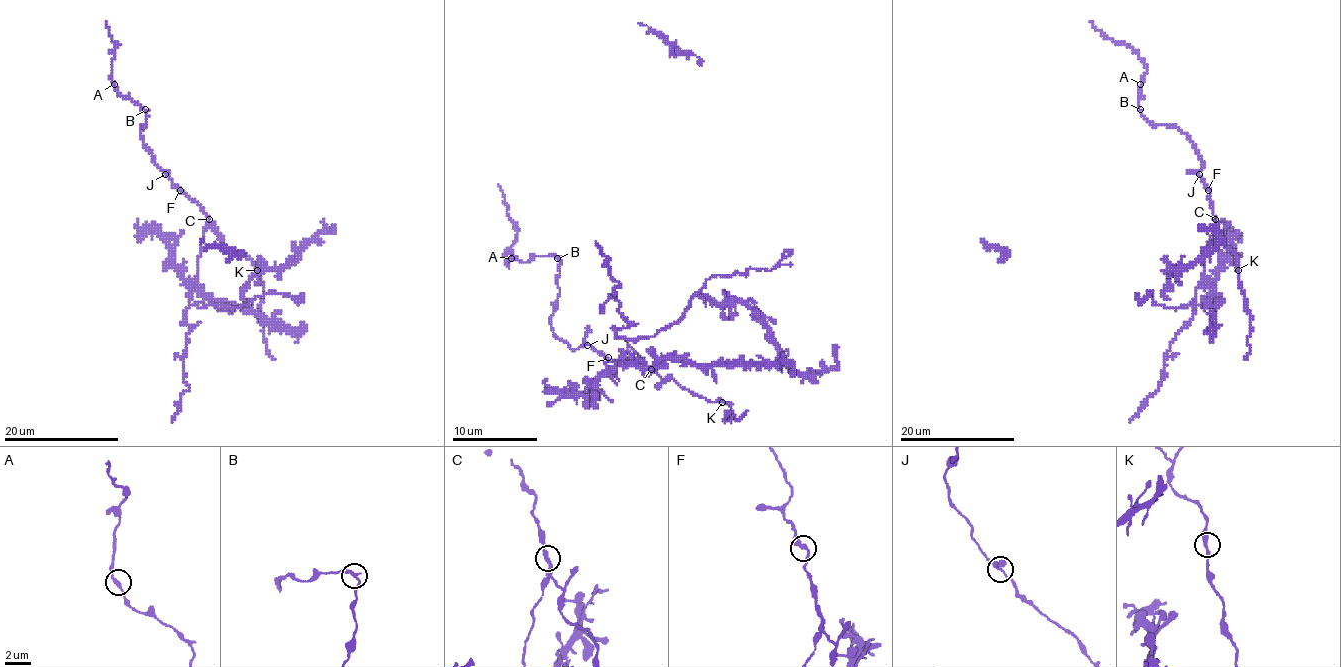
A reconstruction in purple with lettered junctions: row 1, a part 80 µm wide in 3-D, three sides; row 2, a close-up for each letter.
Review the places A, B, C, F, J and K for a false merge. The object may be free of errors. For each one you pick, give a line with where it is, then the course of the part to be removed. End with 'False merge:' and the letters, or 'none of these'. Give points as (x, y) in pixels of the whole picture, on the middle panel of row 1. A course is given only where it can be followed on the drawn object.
C: place (651, 369); course (651, 368), (625, 338), (617, 336), (627, 326), (615, 298), (621, 285), (608, 271), (608, 260), (595, 243)
False merge: C

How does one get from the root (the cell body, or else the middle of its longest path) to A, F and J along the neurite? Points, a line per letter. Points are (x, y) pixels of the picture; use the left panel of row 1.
A: (195, 275), (208, 217), (153, 160), (141, 135), (147, 124), (147, 114), (122, 97), (114, 84)
F: (195, 275), (208, 217), (180, 190)
J: (195, 275), (208, 217), (165, 174)

